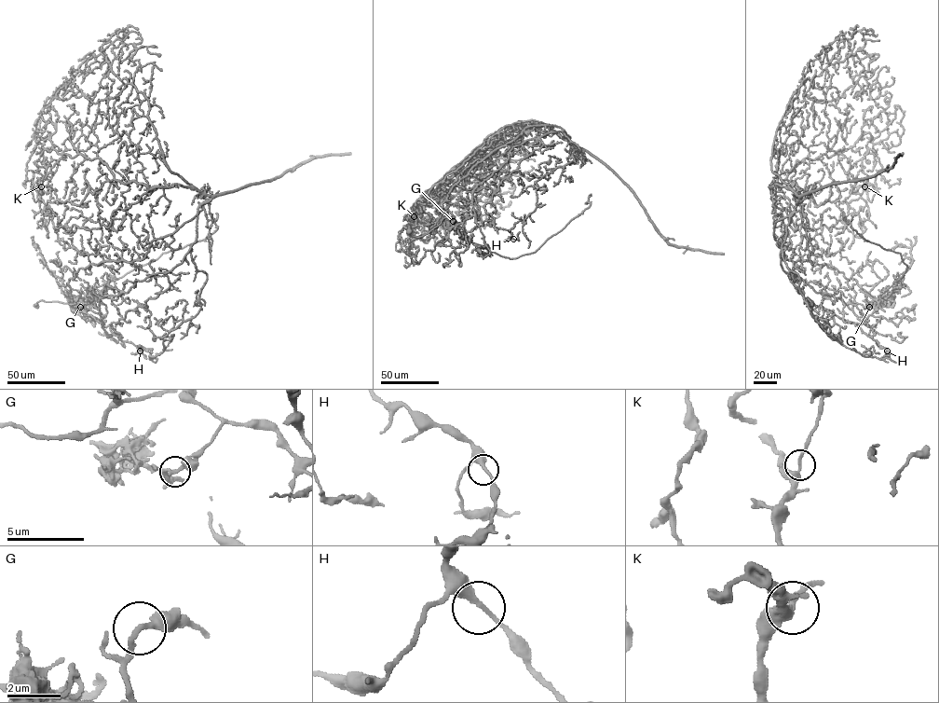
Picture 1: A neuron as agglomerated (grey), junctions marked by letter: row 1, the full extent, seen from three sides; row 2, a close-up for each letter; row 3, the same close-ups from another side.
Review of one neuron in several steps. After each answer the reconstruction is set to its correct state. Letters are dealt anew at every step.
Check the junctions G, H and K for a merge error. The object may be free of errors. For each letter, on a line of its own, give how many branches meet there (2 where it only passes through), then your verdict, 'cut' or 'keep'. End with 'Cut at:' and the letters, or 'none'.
G: branches 2; cut
H: branches 2; keep
K: branches 2; keep
Cut at: G

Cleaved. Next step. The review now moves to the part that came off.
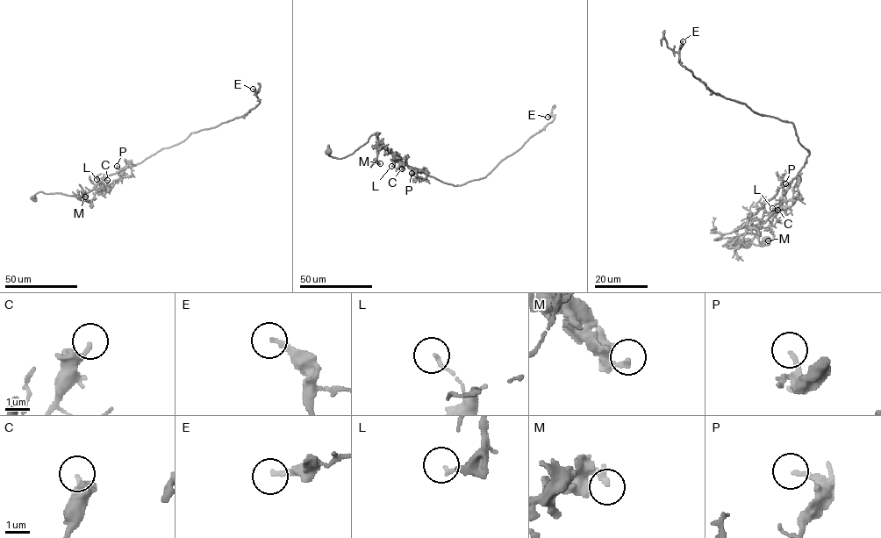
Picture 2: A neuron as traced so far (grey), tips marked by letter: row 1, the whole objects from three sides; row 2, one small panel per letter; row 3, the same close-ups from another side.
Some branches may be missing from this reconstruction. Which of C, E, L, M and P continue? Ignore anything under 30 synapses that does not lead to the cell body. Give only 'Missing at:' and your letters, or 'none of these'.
Missing at: E

